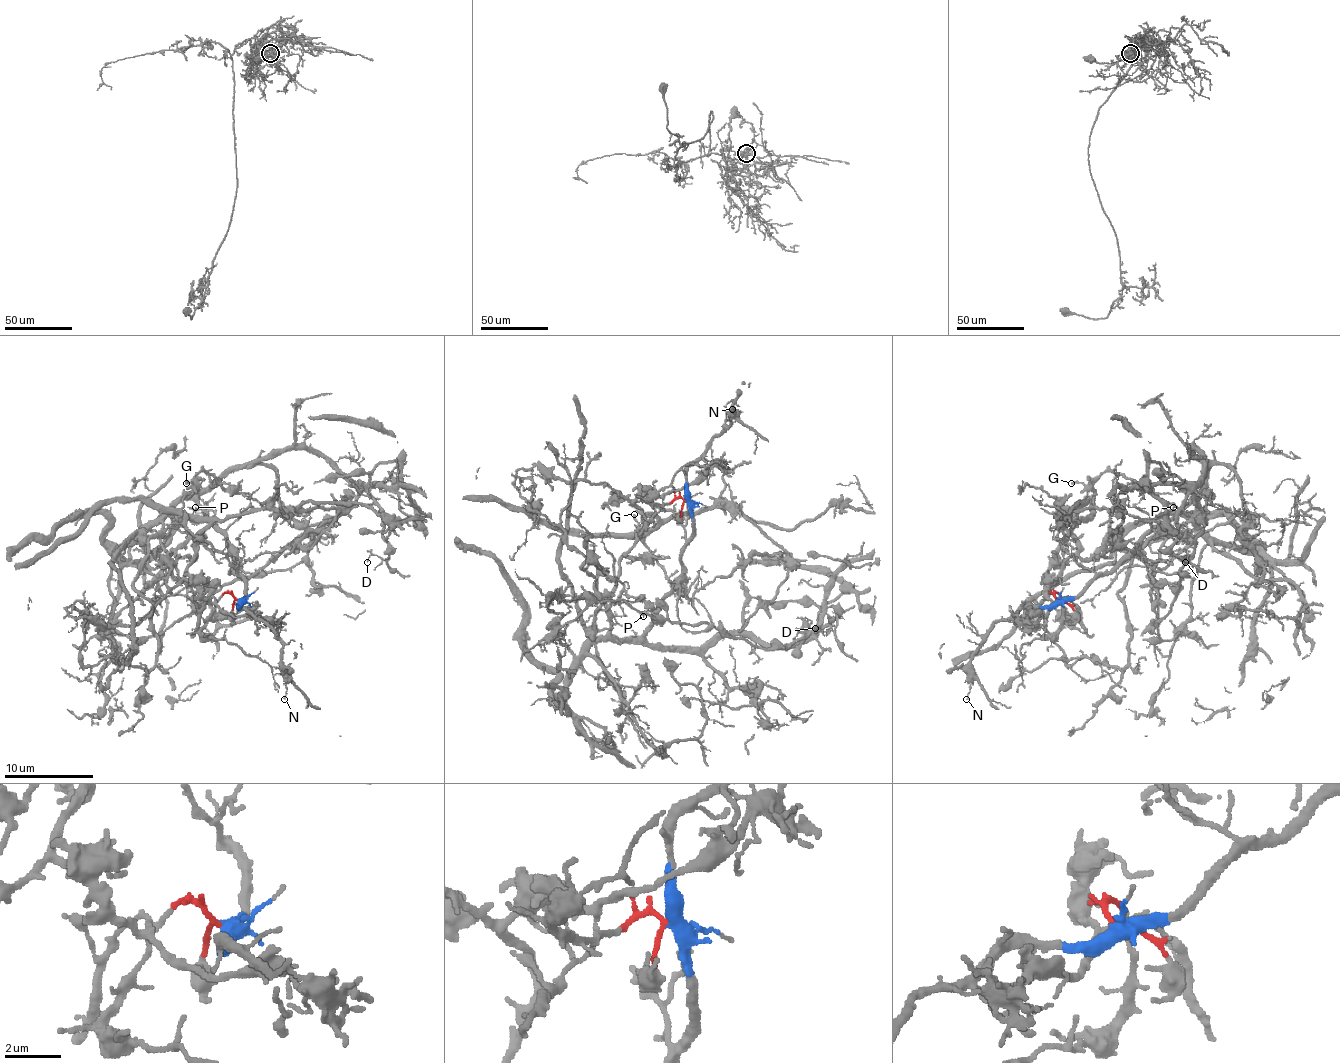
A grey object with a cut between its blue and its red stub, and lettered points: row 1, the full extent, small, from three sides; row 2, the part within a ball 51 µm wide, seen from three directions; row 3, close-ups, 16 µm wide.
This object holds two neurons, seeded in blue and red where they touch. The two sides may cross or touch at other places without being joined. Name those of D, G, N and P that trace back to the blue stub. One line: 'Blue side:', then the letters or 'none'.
Blue side: D, N, P

